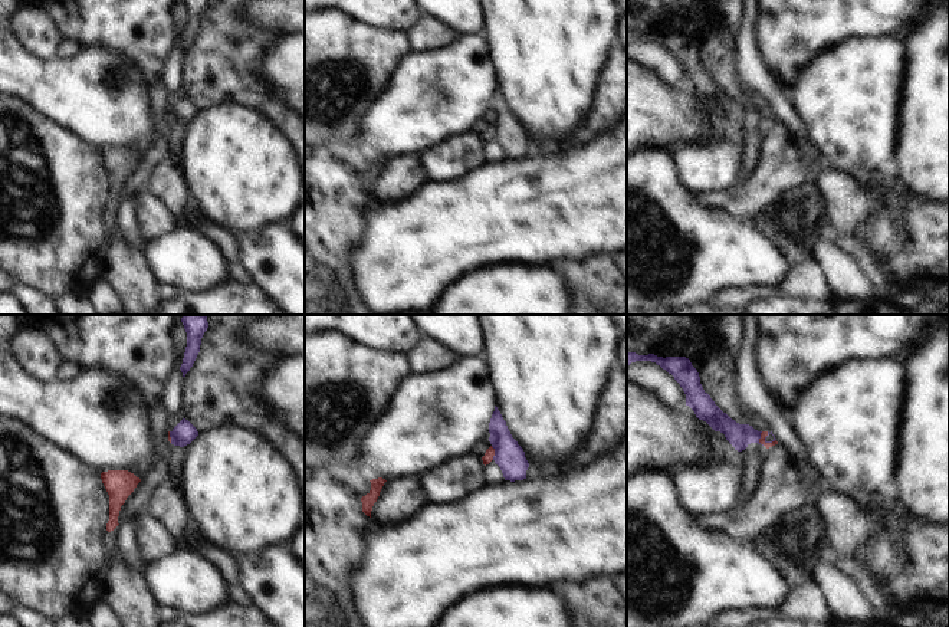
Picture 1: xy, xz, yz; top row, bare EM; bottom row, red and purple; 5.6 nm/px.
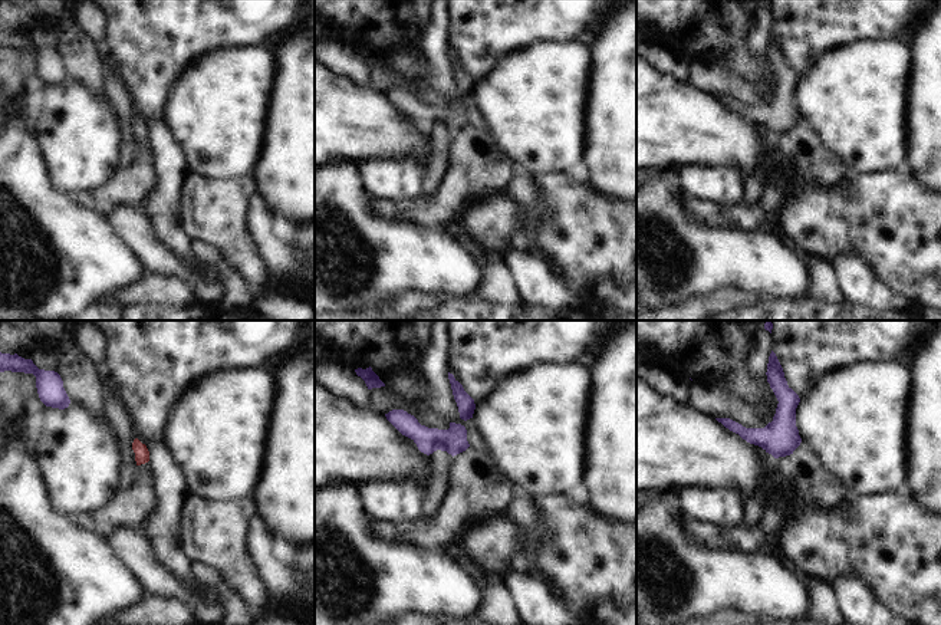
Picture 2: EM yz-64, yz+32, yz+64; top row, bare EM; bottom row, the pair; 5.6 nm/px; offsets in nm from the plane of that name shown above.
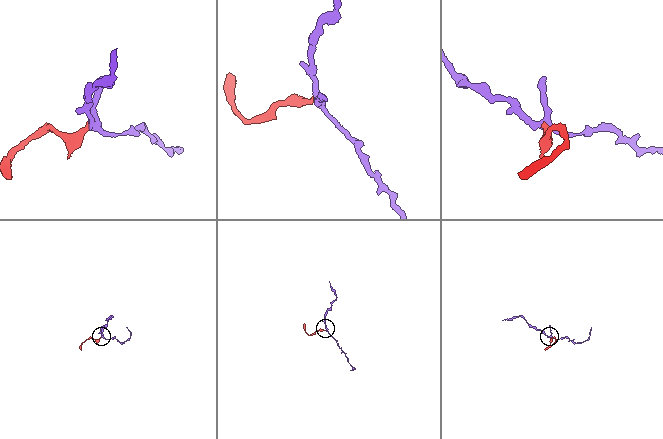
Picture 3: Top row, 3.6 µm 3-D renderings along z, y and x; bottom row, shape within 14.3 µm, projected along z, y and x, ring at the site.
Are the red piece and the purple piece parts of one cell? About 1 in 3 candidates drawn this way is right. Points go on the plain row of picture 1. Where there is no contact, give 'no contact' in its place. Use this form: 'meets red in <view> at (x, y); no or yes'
meets red in xz at (493, 131); no

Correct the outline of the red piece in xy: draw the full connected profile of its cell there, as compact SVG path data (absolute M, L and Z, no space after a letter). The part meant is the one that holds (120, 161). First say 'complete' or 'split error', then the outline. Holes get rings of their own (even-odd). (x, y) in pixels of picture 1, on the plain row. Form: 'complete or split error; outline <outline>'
split error; outline M128 148L102 150L101 157L109 173L108 201L104 206L104 211L101 214L105 237L108 242L114 234L114 230L116 229L116 214L119 203L118 194L121 184L125 181L127 175L134 170L141 157Z

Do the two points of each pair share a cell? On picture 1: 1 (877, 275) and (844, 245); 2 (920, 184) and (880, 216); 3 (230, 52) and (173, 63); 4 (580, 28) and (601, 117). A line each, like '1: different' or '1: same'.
1: same
2: different
3: different
4: different

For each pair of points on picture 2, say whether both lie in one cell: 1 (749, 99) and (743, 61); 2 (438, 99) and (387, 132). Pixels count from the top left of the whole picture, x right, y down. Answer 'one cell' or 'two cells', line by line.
1: two cells
2: two cells

